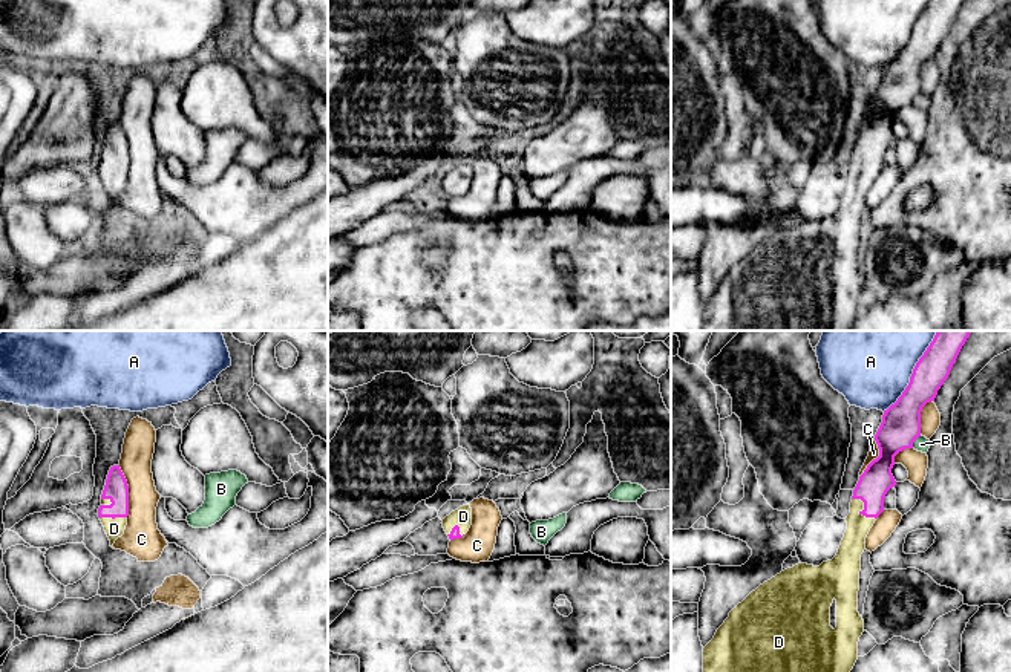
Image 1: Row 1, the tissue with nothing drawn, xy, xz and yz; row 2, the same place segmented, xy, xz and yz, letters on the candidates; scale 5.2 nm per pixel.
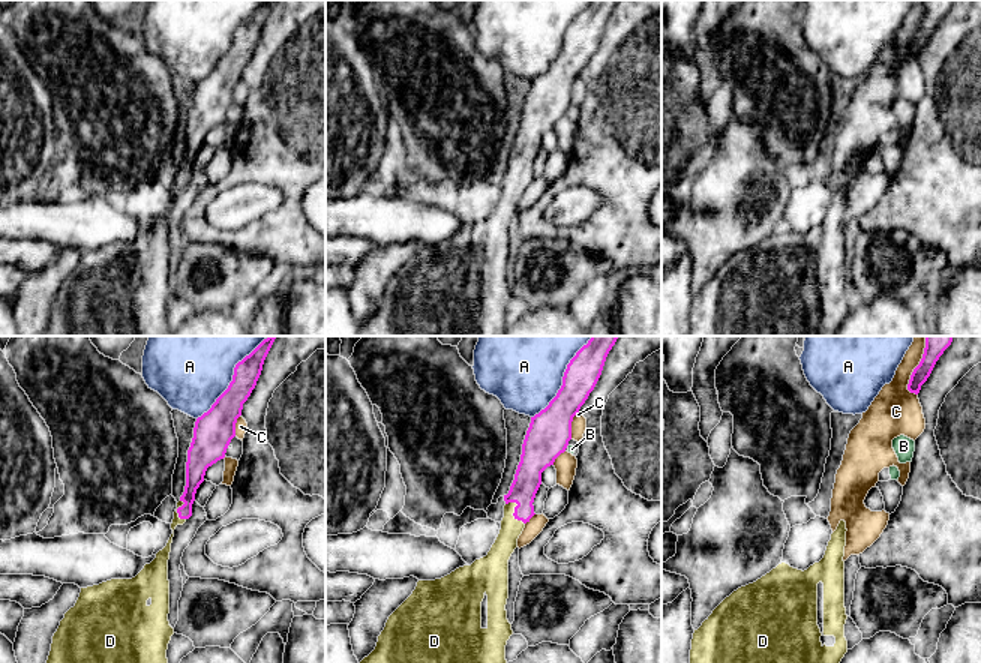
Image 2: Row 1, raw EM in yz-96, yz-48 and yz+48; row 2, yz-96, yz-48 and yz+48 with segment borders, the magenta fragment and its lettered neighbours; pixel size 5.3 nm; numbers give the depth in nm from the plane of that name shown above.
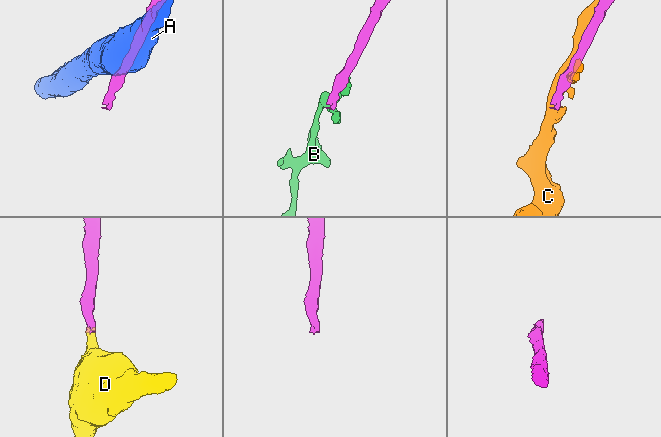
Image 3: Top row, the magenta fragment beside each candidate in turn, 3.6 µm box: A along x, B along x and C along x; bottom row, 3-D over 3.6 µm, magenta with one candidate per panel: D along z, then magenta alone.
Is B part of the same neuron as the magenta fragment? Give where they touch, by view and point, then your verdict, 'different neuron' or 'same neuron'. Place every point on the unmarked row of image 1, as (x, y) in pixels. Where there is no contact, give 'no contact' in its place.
meets magenta in yz at (915, 97); different neuron

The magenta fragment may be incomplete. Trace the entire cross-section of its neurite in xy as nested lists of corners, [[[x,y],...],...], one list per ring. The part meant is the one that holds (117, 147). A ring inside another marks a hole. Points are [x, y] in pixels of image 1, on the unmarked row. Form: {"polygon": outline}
{"polygon": [[[113,122],[109,127],[106,142],[101,152],[98,175],[110,197],[110,204],[124,191],[129,173],[129,142],[119,126]]]}

